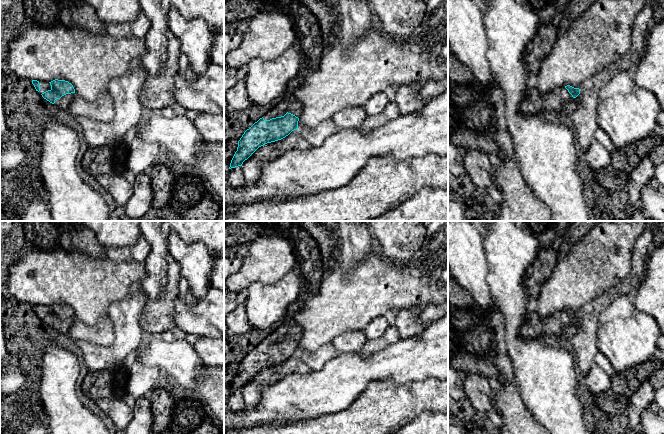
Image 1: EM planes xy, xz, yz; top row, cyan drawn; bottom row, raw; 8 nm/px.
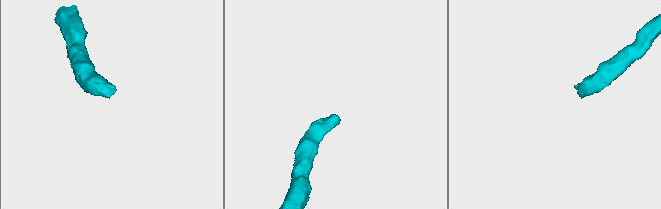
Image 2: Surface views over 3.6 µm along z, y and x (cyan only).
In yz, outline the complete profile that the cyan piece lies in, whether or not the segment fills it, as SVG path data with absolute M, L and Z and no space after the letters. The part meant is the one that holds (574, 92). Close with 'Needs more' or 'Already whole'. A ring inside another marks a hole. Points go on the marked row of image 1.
M567 85L562 88L555 89L545 95L539 96L536 102L533 98L527 97L520 104L520 110L525 114L532 114L537 109L543 113L554 114L568 104L573 98L580 94L579 88Z. Needs more

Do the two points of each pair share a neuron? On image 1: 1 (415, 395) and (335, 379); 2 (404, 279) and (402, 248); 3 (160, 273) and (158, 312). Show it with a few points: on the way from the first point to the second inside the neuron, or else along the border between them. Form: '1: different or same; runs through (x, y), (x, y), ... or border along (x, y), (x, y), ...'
1: different; border along (391, 380), (372, 381), (352, 403)
2: different; border along (382, 255), (391, 260), (404, 263)
3: different; border along (167, 274), (165, 290), (157, 298), (148, 300)

